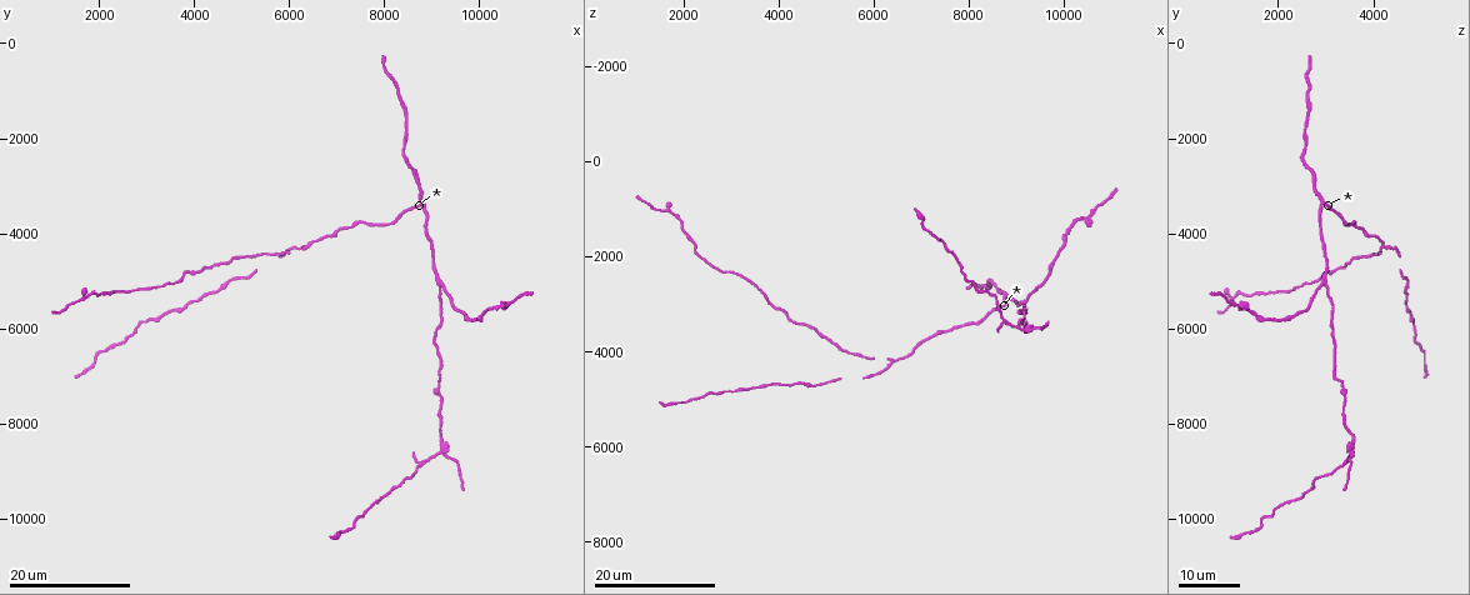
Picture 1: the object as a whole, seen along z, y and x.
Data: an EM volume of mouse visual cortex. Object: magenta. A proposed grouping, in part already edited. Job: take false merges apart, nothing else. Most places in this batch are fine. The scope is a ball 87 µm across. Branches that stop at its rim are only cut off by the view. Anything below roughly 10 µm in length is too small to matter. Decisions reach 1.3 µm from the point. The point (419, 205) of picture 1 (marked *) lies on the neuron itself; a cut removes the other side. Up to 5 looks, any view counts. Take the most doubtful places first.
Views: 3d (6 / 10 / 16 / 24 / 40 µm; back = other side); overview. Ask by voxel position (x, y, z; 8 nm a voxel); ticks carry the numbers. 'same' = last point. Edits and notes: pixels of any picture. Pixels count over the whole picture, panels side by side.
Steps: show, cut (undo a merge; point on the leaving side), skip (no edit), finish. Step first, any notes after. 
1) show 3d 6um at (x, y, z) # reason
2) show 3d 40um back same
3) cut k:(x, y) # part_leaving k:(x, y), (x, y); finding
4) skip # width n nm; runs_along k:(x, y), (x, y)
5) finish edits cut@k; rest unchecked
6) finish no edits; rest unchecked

show 3d 16um at (9250, 5050, 2900) # thin arm on a thick one

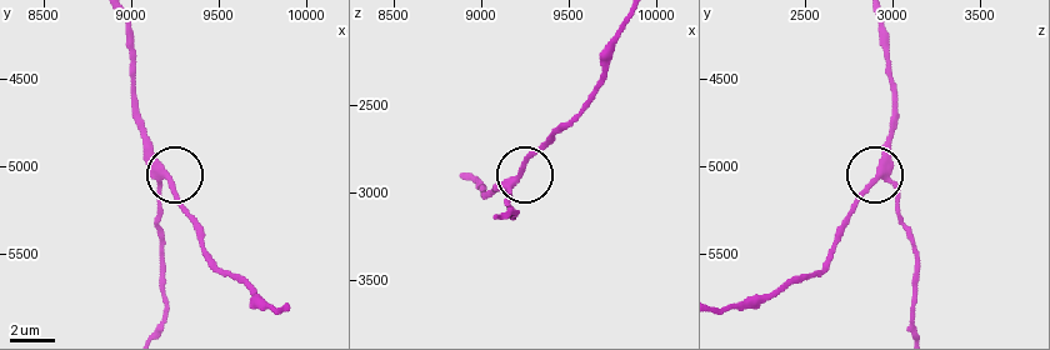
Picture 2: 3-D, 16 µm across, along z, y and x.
show 3d 10um at (9180, 5060, 2940)

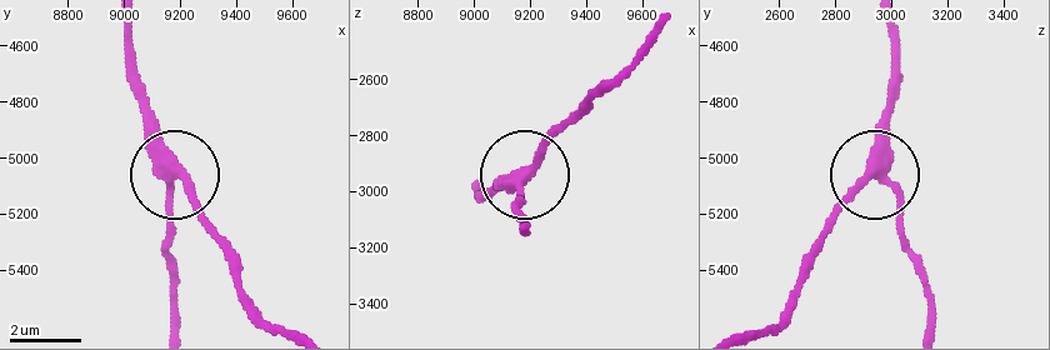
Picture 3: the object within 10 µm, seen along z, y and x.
skip # side_arm 30 um; runs_along 3:(125, 24), (129, 78), (149, 149), (215, 226); continuous, no second neuron

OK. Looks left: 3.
show 3d 24um at (8750, 8850, 3300) # sudden change in width

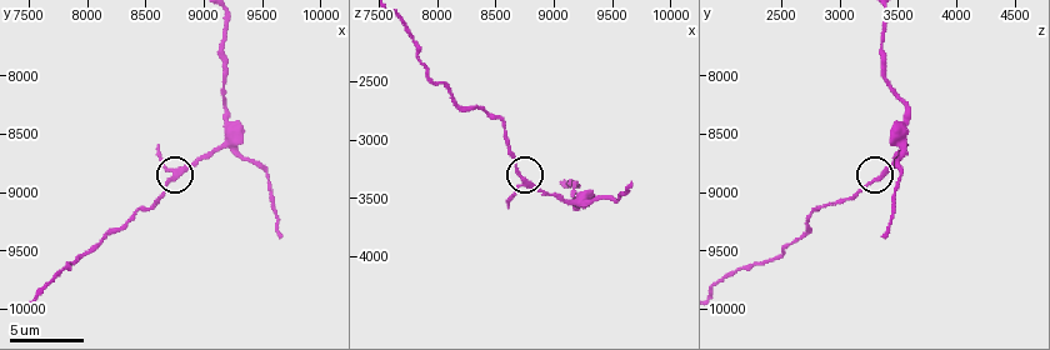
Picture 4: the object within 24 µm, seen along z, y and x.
show 3d 6um at (8740, 8860, 3340) # zoom in

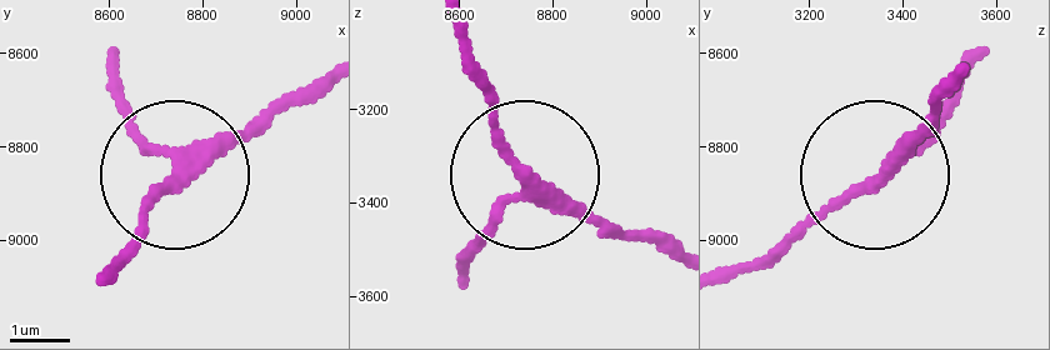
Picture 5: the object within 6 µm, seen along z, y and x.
skip # runs_along 5:(669, 249), (534, 194), (479, 80); one neuron here

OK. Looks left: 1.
show 3d 6um at (9200, 8300, 3600) # calibre changes

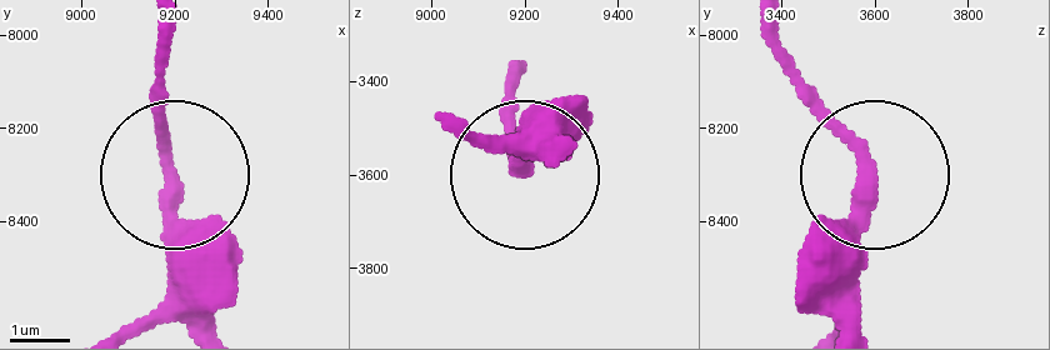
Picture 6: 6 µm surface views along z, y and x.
skip # continuous, no second neuron

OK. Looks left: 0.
finish no edits; rest unchecked

